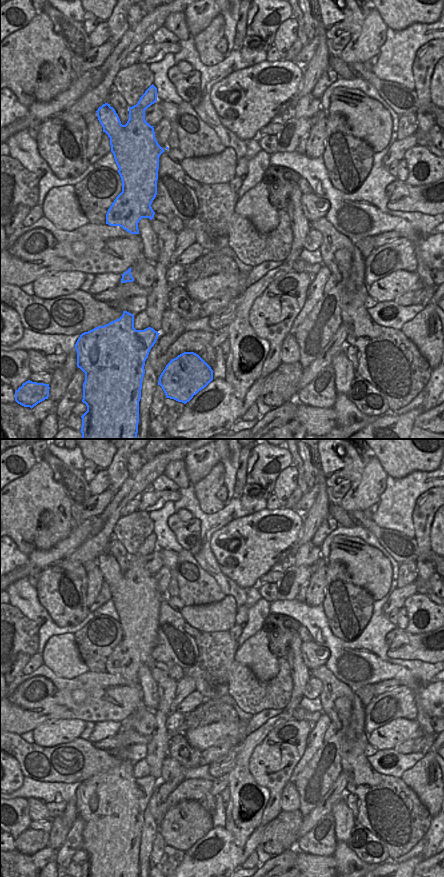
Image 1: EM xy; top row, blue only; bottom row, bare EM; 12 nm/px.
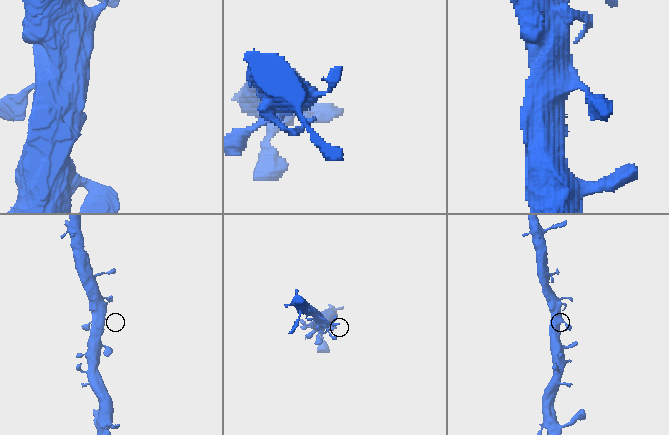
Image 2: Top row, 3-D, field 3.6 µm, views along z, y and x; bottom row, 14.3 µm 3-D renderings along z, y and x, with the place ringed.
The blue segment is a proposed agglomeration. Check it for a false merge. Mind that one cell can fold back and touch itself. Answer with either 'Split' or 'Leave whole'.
Leave whole

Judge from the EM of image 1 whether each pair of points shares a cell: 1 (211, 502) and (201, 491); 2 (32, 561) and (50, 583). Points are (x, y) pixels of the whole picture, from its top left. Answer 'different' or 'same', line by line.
1: same
2: different

